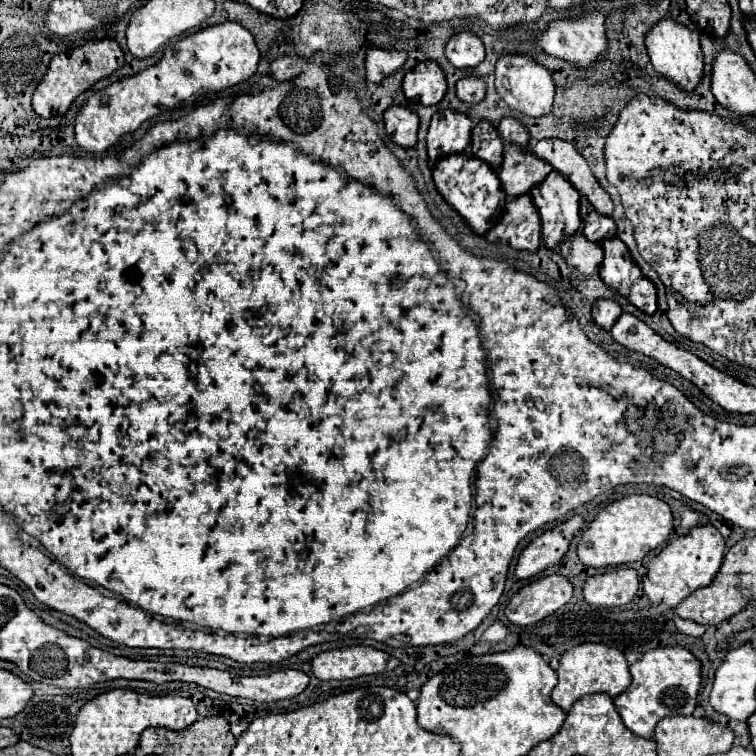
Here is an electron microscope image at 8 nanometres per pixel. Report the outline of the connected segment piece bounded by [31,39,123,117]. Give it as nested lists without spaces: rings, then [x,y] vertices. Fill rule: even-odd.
[[[111,39],[87,41],[81,47],[67,49],[67,51],[61,51],[59,55],[53,55],[45,77],[39,81],[39,87],[33,91],[33,101],[31,101],[33,111],[41,117],[63,115],[69,109],[69,105],[75,101],[77,95],[81,95],[93,83],[111,75],[119,67],[123,67],[123,51]]]

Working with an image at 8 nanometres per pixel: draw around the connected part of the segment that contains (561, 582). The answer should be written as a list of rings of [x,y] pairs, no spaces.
[[[545,575],[519,589],[509,605],[505,617],[515,625],[533,625],[559,607],[563,607],[573,595],[571,583],[563,575]]]

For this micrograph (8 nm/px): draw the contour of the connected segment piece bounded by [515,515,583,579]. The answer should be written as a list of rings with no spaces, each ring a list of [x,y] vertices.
[[[573,515],[571,519],[543,531],[539,537],[535,537],[519,555],[515,577],[517,579],[529,579],[545,571],[547,567],[555,565],[569,549],[569,543],[573,535],[581,529],[583,517]]]

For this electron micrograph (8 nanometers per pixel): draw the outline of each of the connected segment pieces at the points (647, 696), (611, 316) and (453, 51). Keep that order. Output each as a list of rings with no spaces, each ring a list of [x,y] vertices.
[[[657,647],[647,651],[639,661],[629,667],[631,685],[627,691],[613,699],[625,727],[639,737],[651,737],[655,725],[663,717],[691,715],[697,703],[697,691],[701,685],[701,665],[697,657],[685,647]]]
[[[597,299],[595,303],[593,303],[593,319],[595,319],[595,323],[599,325],[599,327],[603,327],[603,329],[609,329],[613,323],[615,323],[615,319],[621,315],[621,307],[619,307],[619,303],[615,303],[615,301],[611,301],[611,299]]]
[[[461,31],[461,33],[453,35],[447,41],[445,55],[451,61],[451,65],[457,67],[457,69],[475,67],[485,57],[485,45],[483,45],[483,41],[475,33]]]

